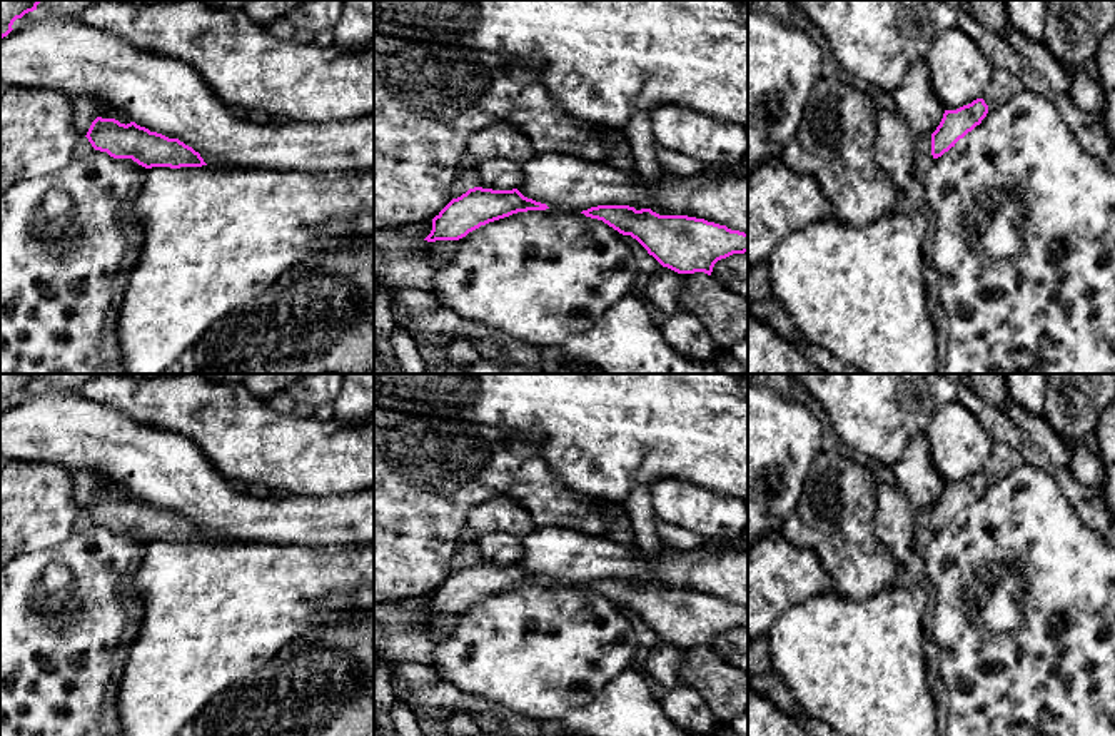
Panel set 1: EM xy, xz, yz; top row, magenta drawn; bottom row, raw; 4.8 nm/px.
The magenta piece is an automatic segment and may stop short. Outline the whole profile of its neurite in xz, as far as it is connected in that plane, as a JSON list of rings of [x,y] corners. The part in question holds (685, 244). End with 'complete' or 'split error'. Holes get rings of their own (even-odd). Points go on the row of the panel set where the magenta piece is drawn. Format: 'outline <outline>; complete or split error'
outline [[[598,205],[583,210],[623,235],[636,239],[663,267],[678,274],[711,275],[718,260],[748,252],[748,234],[688,215],[659,215],[651,209]]]; complete

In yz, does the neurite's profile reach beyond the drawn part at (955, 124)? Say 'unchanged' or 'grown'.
unchanged

